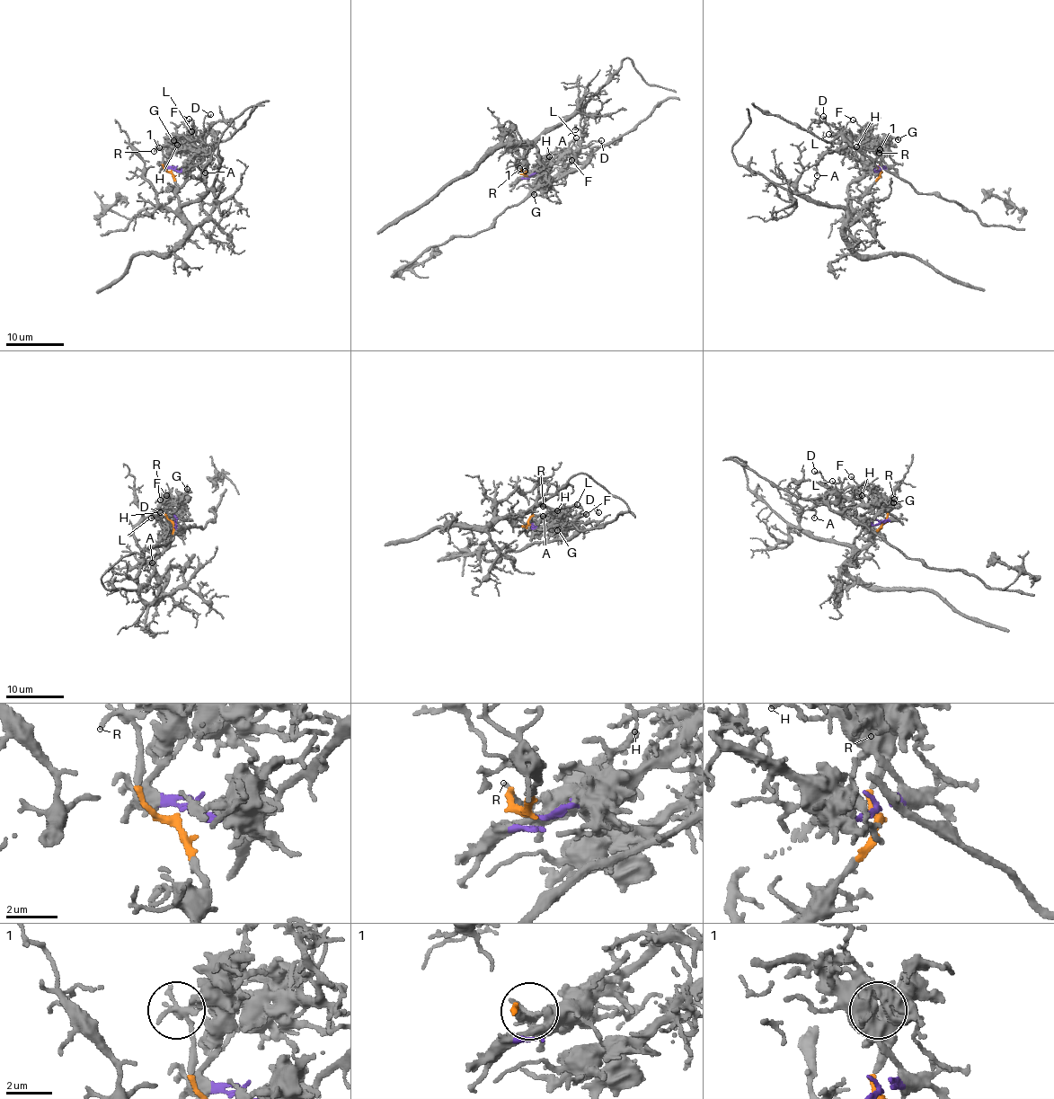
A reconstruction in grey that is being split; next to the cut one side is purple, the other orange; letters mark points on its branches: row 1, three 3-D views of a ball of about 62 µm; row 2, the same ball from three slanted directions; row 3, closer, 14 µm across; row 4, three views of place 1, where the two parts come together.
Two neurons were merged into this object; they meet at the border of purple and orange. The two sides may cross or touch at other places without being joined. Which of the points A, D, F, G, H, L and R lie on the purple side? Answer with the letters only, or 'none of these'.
A, D, F, G, H, L, R

